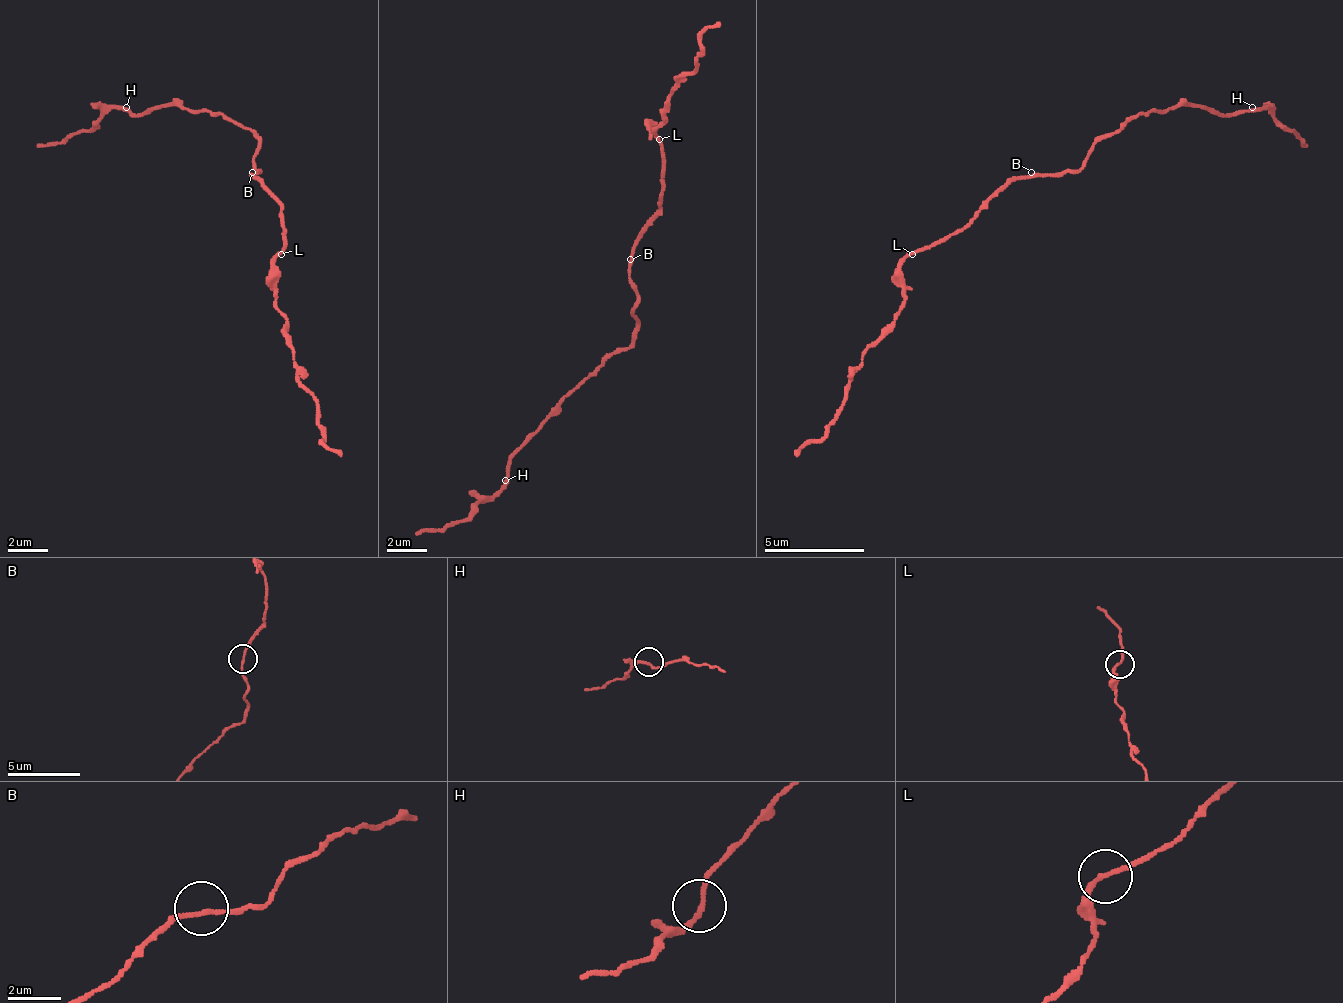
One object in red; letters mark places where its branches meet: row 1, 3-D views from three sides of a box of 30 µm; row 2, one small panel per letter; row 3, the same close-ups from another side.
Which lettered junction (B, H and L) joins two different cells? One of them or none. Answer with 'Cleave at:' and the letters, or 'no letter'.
Cleave at: L

